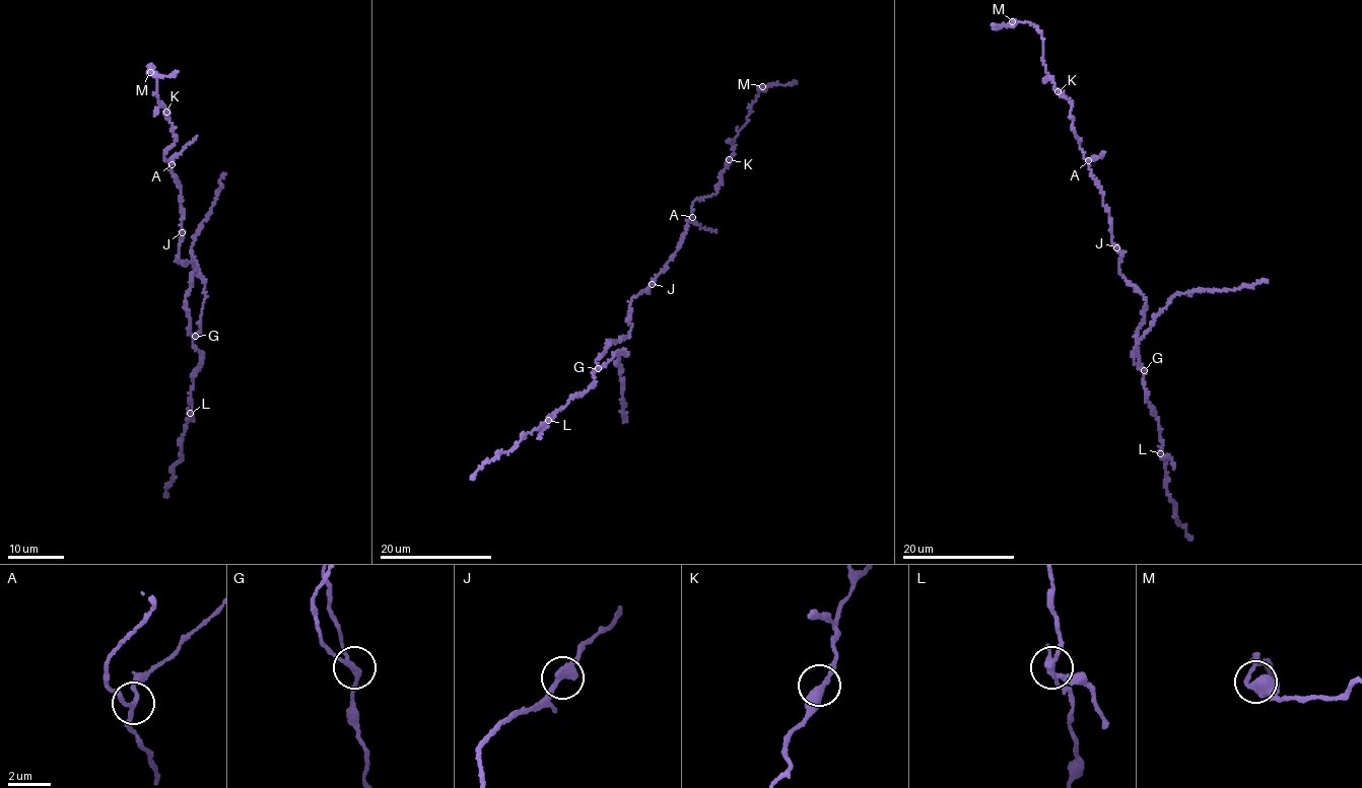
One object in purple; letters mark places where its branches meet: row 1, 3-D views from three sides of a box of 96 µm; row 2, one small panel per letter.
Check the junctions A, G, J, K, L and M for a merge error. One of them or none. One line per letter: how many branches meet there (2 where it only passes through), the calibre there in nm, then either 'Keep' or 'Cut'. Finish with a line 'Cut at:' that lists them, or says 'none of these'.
A: Branches: 3. Thickness 170 nm. Keep
G: Branches: 3. Thickness 200 nm. Keep
J: Branches: 2. Thickness 380 nm. Keep
K: Branches: 2. Thickness 400 nm. Keep
L: Branches: 3. Thickness 280 nm. Cut
M: Branches: 2. Thickness 440 nm. Keep
Cut at: L

